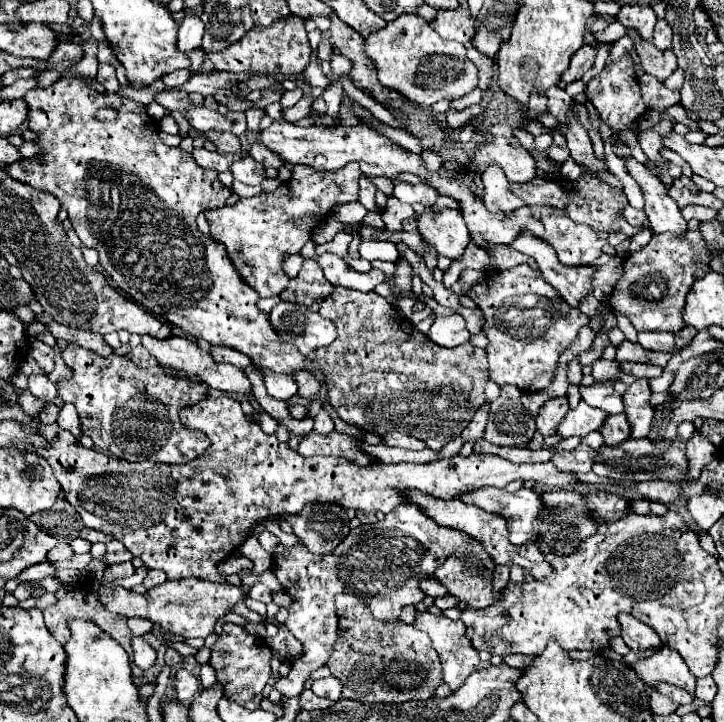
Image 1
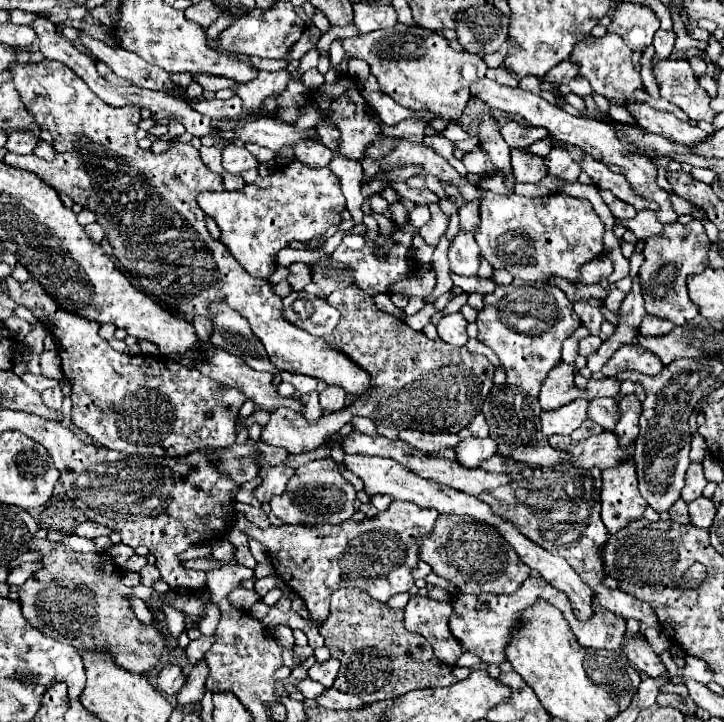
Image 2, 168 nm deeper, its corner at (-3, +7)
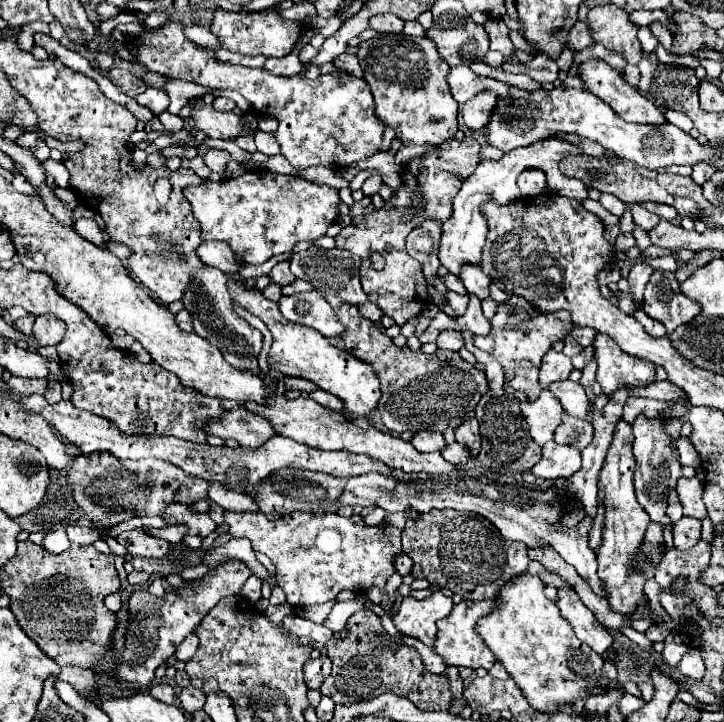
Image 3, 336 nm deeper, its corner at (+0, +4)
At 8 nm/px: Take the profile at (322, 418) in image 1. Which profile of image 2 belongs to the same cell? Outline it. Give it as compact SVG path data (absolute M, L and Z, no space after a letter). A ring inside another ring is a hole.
M326 387L320 393L320 407L324 413L334 413L340 411L344 407L344 397L346 391L342 387Z

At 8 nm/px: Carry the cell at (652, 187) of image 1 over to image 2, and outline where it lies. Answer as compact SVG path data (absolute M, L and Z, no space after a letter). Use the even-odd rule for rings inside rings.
M480 79L476 83L470 85L470 91L472 95L476 95L478 99L482 99L484 103L488 103L492 109L500 109L512 117L518 117L518 119L524 119L526 123L530 125L536 125L536 127L544 127L550 131L550 135L558 141L564 141L564 143L570 143L570 145L576 145L580 147L584 153L604 161L612 171L620 171L624 173L624 177L628 179L628 183L632 183L632 187L636 187L642 195L648 195L648 199L656 201L660 211L656 213L660 223L674 223L678 221L678 215L672 207L672 201L670 201L670 193L664 191L658 183L656 183L656 165L652 163L652 159L644 159L644 155L632 155L624 143L620 143L620 139L616 139L616 131L612 131L612 125L608 123L600 123L596 119L590 119L590 117L580 117L580 115L570 115L566 113L564 109L560 109L558 105L554 103L548 103L546 99L542 99L540 95L534 95L534 93L528 93L528 91L522 91L520 87L518 89L510 89L510 87L504 87L504 85L498 85L490 79Z

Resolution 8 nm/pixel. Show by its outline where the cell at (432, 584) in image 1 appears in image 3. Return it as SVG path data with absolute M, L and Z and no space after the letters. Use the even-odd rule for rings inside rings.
M401 552L399 556L395 556L393 566L395 566L395 570L397 570L401 576L405 576L405 574L409 574L409 570L411 570L413 562L411 562L411 558L409 558L407 554L403 554L403 552Z

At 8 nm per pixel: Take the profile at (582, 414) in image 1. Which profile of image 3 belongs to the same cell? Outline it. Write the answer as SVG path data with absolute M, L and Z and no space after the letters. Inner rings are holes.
M541 390L539 398L533 402L521 402L519 408L529 426L531 438L539 446L545 446L549 440L553 440L553 432L561 424L565 410L561 408L561 402L557 402L557 398L549 394L549 390Z

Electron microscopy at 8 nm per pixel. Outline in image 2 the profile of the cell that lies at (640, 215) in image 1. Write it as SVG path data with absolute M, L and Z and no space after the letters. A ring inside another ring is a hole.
M600 191L604 203L610 207L612 215L618 217L618 219L630 219L636 215L636 209L634 207L628 207L628 203L620 203L620 199L616 199L610 191Z

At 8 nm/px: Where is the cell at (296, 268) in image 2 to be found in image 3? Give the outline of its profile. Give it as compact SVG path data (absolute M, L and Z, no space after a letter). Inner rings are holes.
M289 260L275 264L275 266L271 268L271 272L269 272L269 278L271 278L271 282L275 282L275 284L279 284L279 286L285 286L285 284L293 282L295 276L293 276L291 270L289 270Z

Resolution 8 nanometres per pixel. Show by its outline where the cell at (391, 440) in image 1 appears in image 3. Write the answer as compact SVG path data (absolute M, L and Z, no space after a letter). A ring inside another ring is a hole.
M417 432L411 440L411 444L419 452L437 452L445 448L445 438L439 432Z

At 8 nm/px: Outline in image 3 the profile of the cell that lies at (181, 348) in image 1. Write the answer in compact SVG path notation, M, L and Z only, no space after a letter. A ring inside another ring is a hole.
M275 390L271 394L265 394L267 406L255 404L255 402L245 402L243 406L249 412L261 414L263 418L269 420L269 424L273 426L273 430L277 430L277 434L287 436L295 442L313 446L313 448L321 448L321 450L347 450L351 454L365 454L377 462L383 462L389 468L399 468L407 474L415 474L415 472L427 472L427 474L447 474L453 470L453 464L445 462L441 452L431 452L431 454L423 454L419 450L413 448L411 442L405 442L401 438L395 438L391 434L383 434L377 428L373 428L369 422L365 422L363 418L359 418L357 422L349 422L345 420L345 416L341 412L331 412L325 410L321 404L313 402L311 398L295 398L295 400L287 400L283 396L283 390Z

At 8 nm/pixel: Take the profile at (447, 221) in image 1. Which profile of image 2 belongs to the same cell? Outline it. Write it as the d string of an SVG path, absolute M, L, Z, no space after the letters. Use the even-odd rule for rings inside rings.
M458 231L448 249L450 271L458 275L476 275L480 265L480 249L474 235L468 231Z

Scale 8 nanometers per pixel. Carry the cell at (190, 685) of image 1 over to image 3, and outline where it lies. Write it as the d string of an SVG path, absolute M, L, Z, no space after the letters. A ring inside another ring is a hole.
M157 684L149 690L149 694L153 698L157 698L159 702L165 702L165 704L173 704L175 702L175 694L173 694L173 688L167 686L167 684Z

